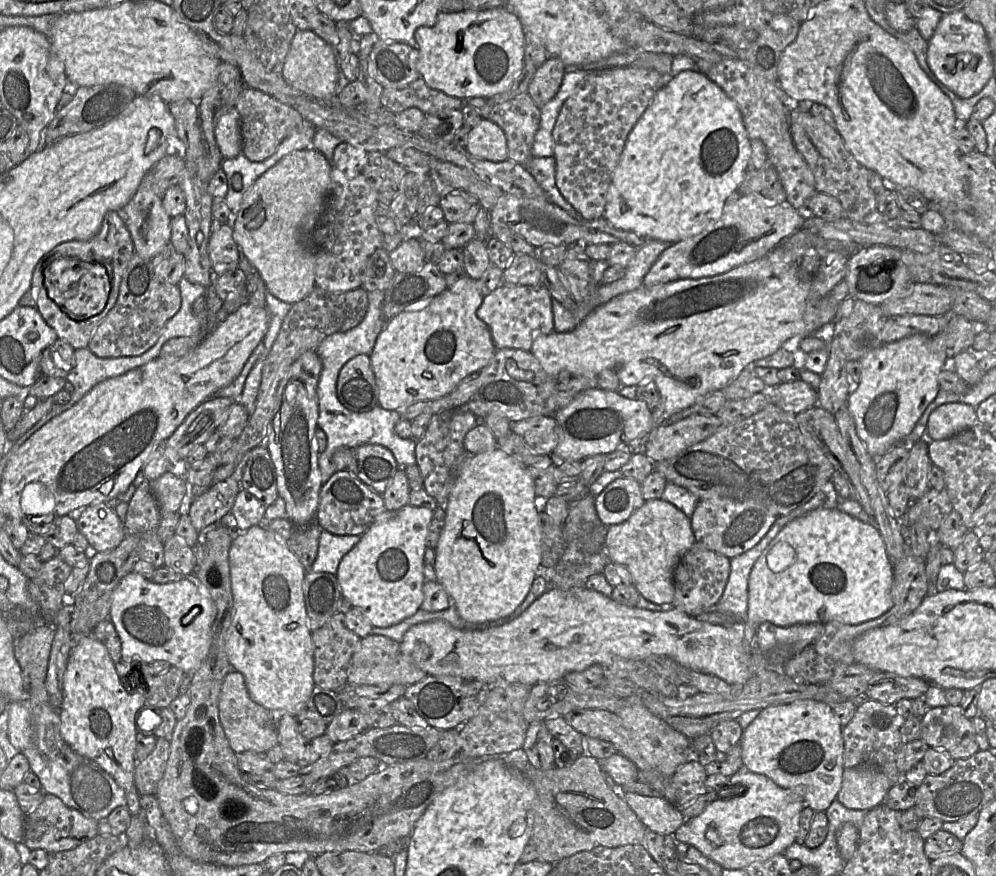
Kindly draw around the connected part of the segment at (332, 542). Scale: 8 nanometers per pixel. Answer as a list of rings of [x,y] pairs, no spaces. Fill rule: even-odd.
[[[321,529],[317,557],[312,572],[328,572],[336,575],[341,559],[360,540],[361,535],[334,535]]]

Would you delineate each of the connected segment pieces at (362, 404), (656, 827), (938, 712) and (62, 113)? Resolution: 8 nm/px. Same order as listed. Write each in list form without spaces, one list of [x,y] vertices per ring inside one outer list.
[[[359,354],[343,365],[336,394],[340,403],[352,412],[368,412],[379,405],[376,379],[367,354]]]
[[[619,785],[619,793],[647,829],[662,835],[674,835],[685,823],[681,809],[663,796],[647,797],[632,792],[621,793],[621,789]]]
[[[960,705],[930,708],[921,719],[920,739],[929,748],[947,750],[954,760],[969,758],[980,750],[972,721],[963,715]]]
[[[116,84],[77,87],[72,100],[57,112],[42,132],[41,148],[55,144],[58,140],[98,129],[117,118],[138,95],[130,88]]]

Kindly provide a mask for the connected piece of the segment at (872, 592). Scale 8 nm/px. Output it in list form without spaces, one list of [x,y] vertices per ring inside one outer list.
[[[838,508],[816,509],[789,522],[772,539],[753,565],[748,580],[748,614],[747,621],[760,625],[764,621],[772,622],[777,626],[792,626],[796,624],[821,623],[831,621],[842,624],[856,625],[869,620],[876,619],[889,611],[893,605],[891,587],[893,583],[892,564],[887,554],[884,540],[875,525],[865,523]]]

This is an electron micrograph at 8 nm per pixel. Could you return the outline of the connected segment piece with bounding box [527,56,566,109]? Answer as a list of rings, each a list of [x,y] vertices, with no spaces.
[[[550,56],[541,66],[537,67],[527,93],[539,109],[555,97],[565,73],[566,66],[555,56]]]

